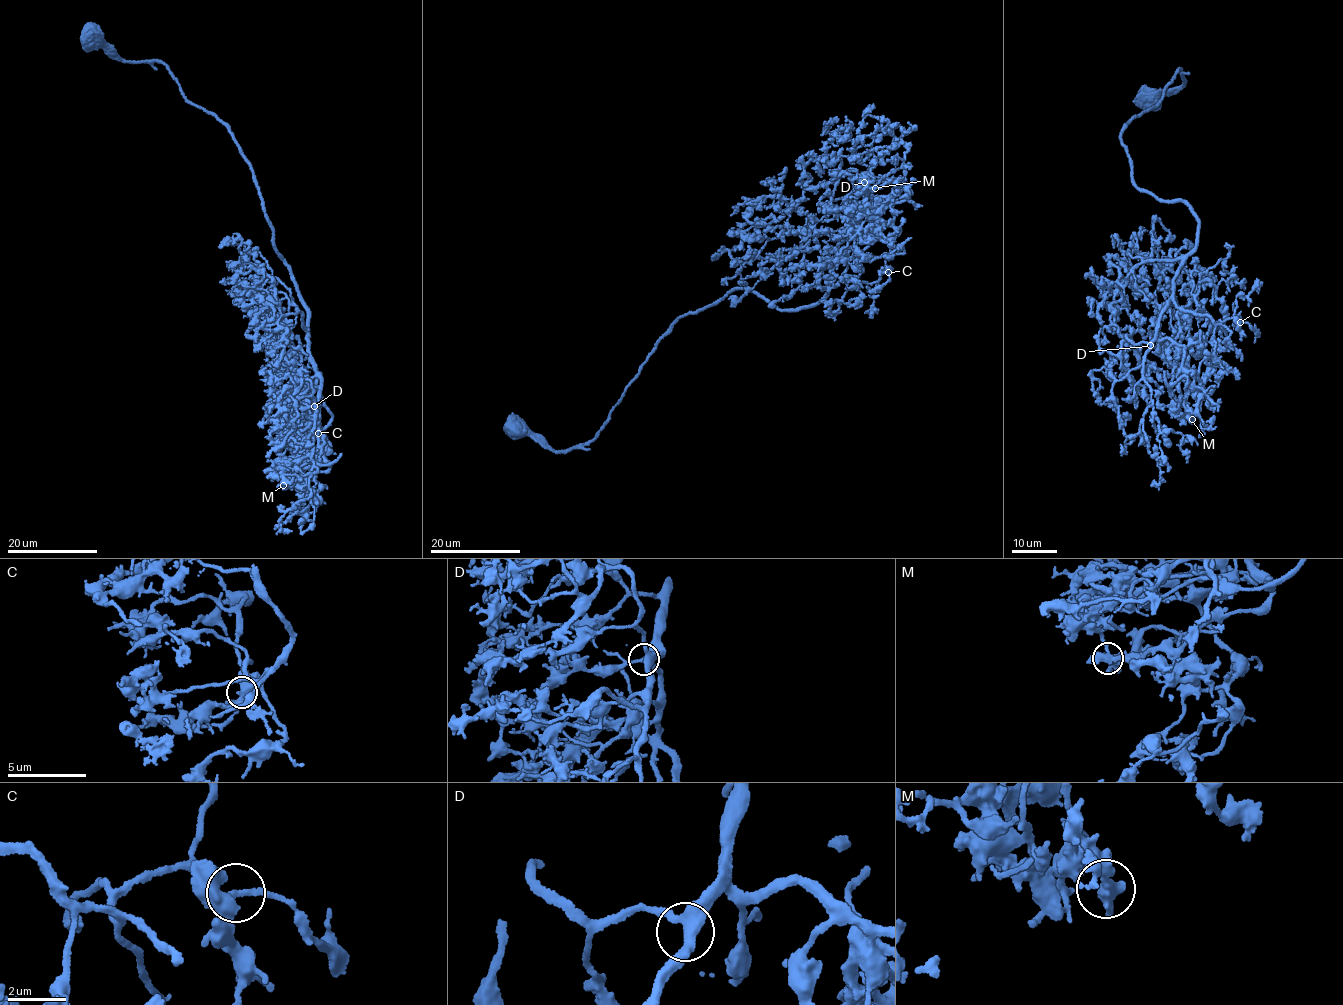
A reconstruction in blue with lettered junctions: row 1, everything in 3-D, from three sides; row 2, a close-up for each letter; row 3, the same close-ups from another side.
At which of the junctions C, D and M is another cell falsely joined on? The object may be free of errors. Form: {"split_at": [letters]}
{"split_at": ["M"]}

